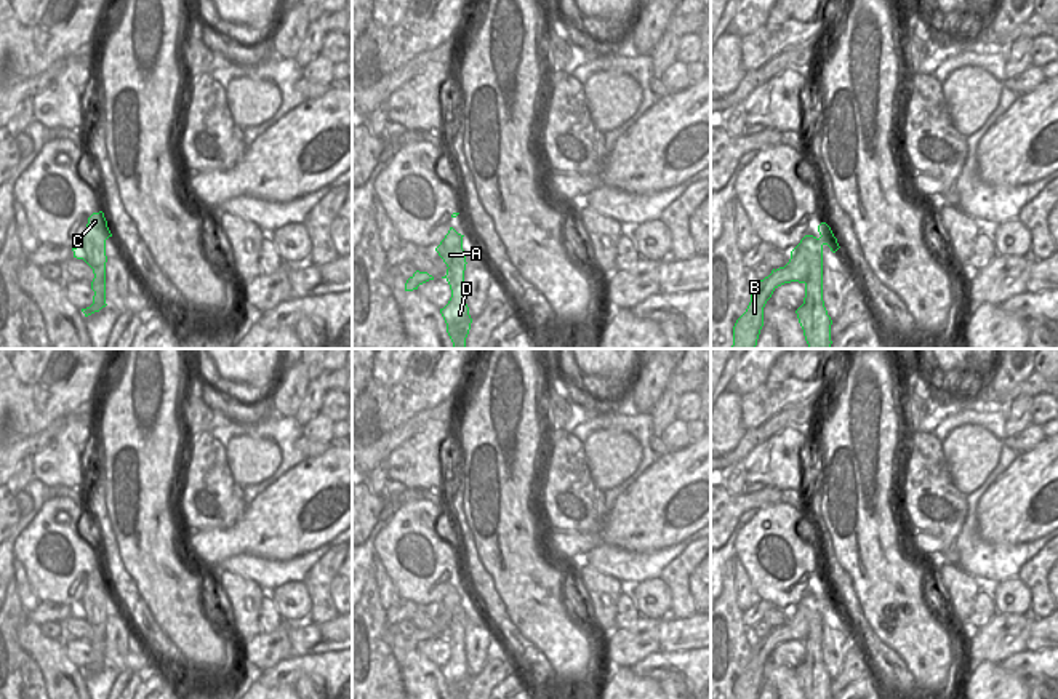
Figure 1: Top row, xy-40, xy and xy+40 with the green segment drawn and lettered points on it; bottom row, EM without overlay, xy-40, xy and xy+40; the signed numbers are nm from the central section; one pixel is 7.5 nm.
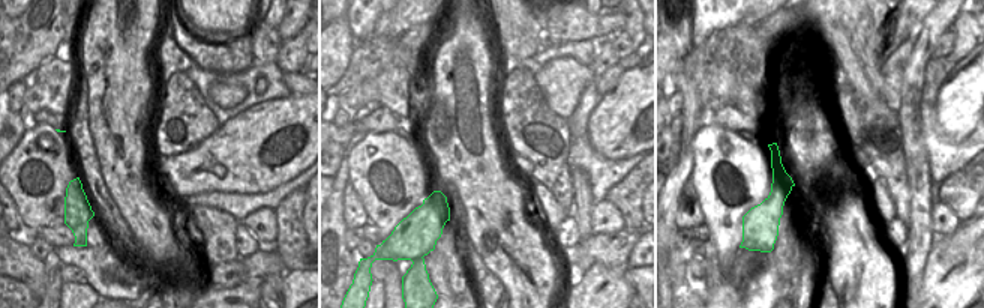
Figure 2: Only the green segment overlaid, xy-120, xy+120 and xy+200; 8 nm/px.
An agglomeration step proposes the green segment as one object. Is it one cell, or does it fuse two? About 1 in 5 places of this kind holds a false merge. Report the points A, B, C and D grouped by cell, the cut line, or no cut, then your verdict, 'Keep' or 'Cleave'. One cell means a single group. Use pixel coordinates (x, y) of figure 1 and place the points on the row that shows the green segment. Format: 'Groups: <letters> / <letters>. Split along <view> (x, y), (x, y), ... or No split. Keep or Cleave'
Groups: A C D / B. Split along xy+40 (797, 245), (809, 264), (809, 277), (804, 282). Cleave.

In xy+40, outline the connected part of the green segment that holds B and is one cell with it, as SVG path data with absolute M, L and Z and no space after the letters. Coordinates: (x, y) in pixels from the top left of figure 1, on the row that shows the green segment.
M796 246L784 267L773 269L763 280L752 280L751 302L746 312L733 326L731 349L755 349L760 330L763 326L763 307L773 291L791 282L805 283L810 275L810 264L804 253Z

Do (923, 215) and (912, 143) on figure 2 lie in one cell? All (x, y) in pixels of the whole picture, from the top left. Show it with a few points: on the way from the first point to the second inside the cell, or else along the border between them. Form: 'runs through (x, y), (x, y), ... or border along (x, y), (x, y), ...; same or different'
runs through (920, 197), (917, 161); same

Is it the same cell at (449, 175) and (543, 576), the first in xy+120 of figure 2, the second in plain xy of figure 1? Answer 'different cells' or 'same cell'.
same cell

